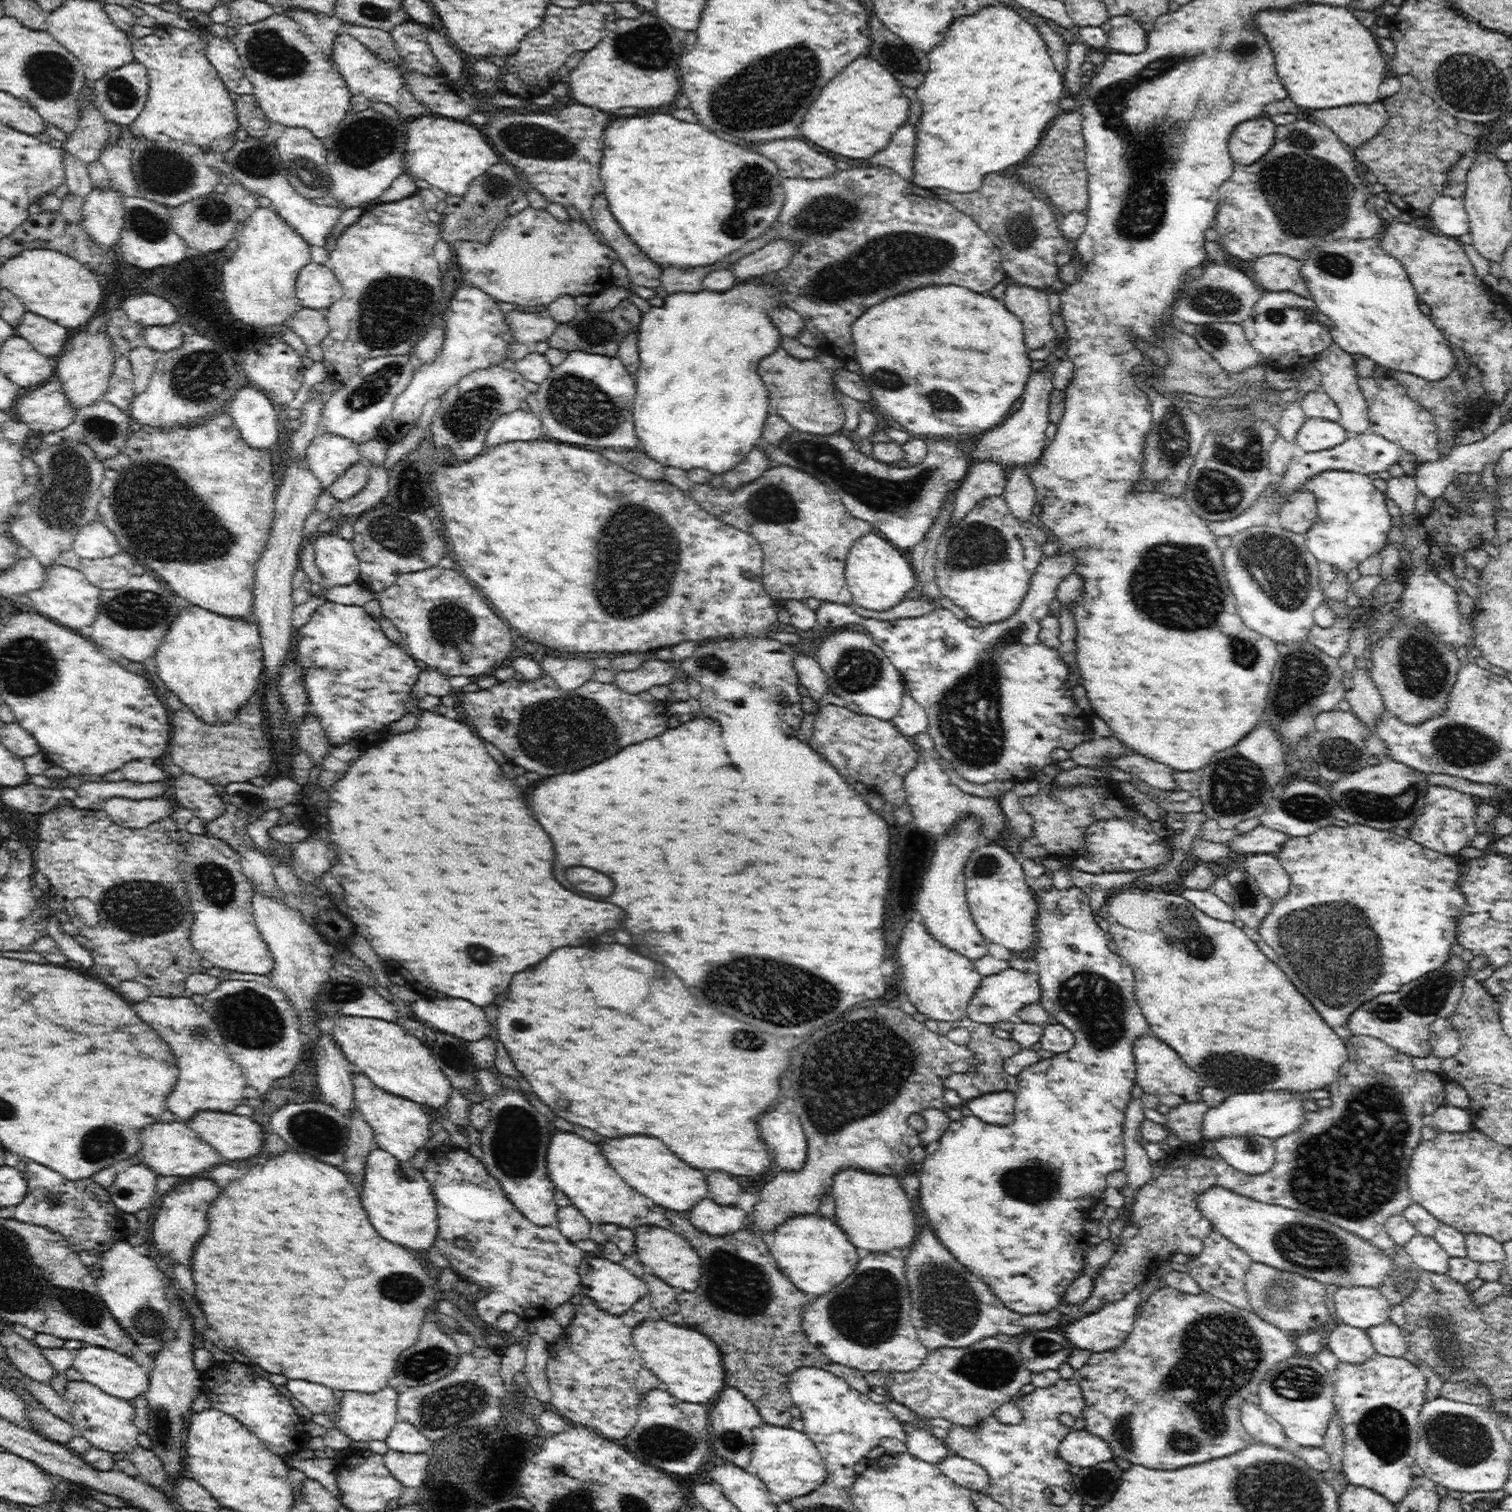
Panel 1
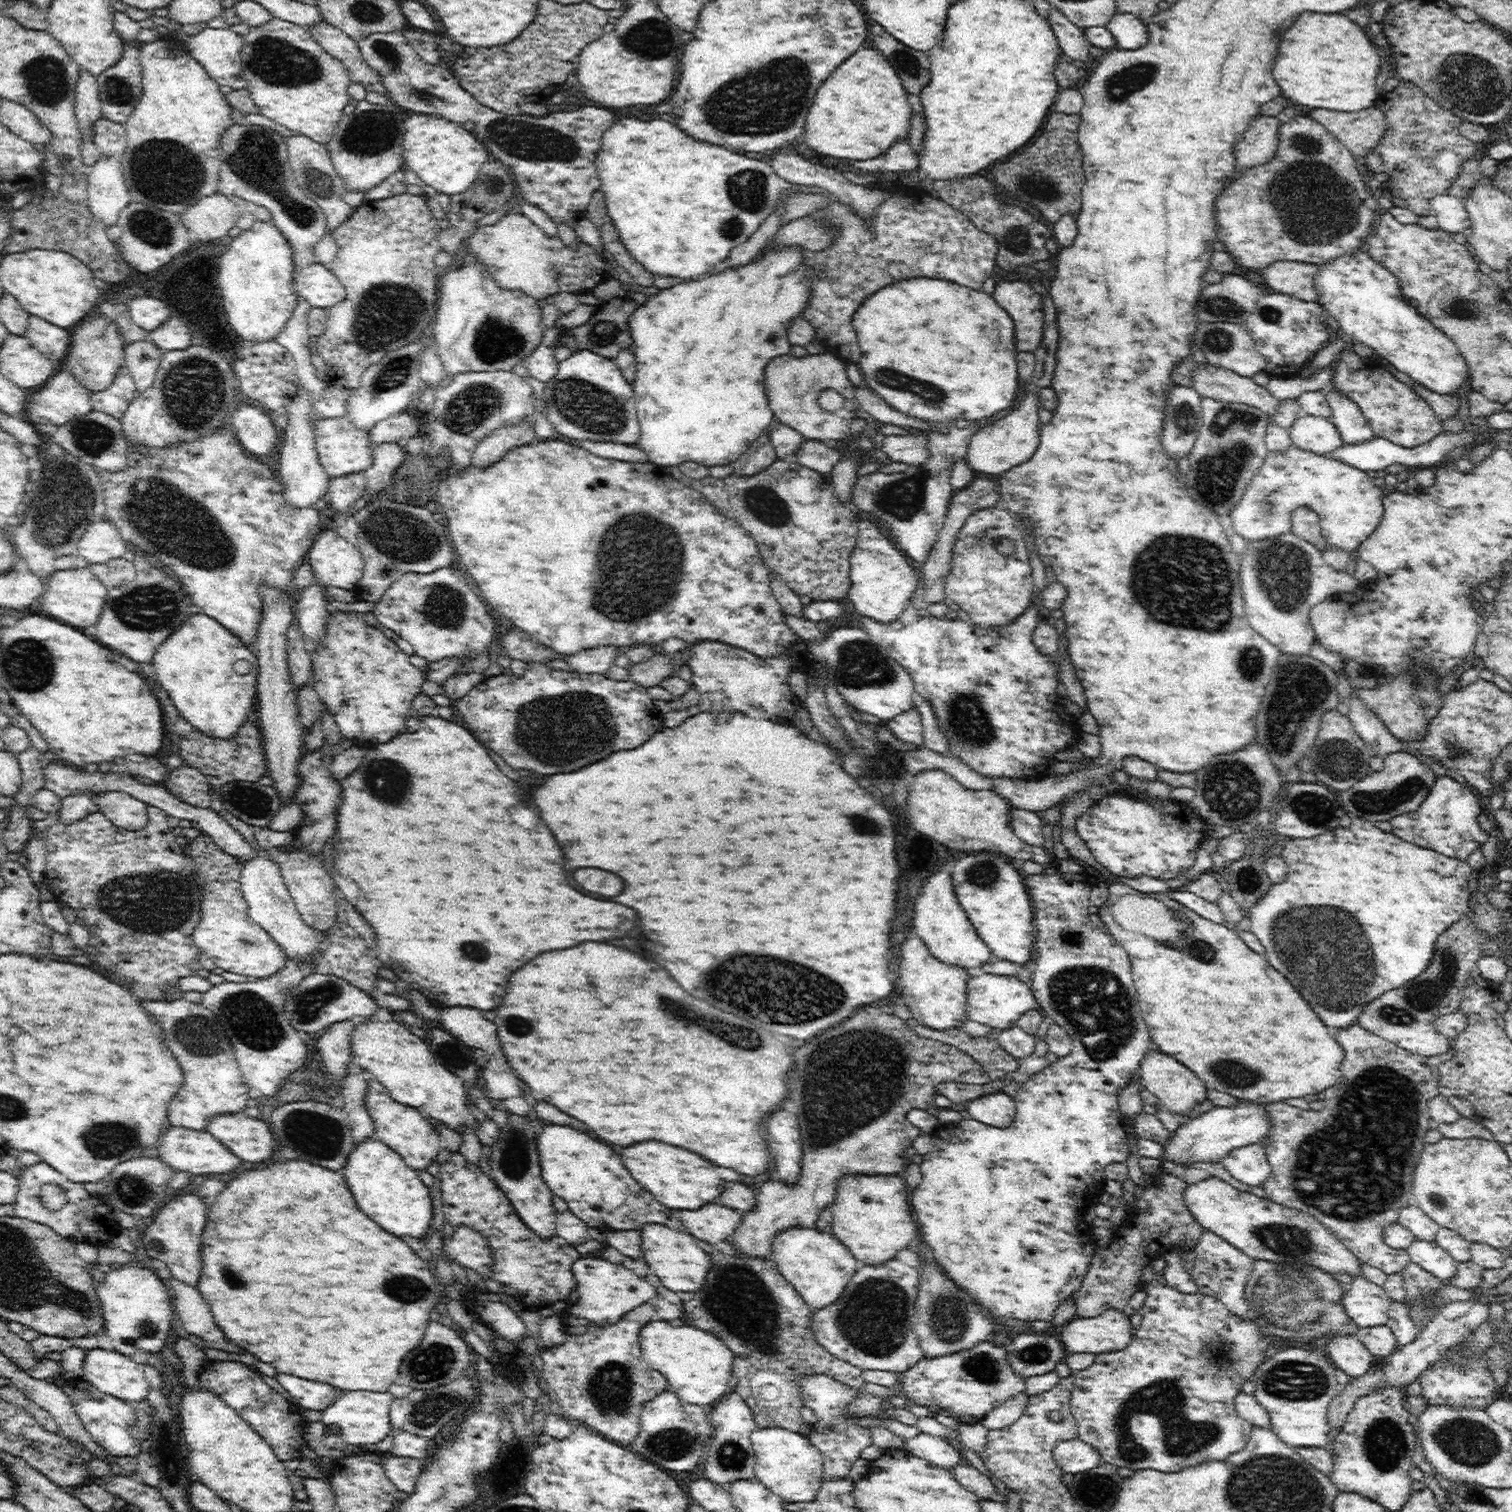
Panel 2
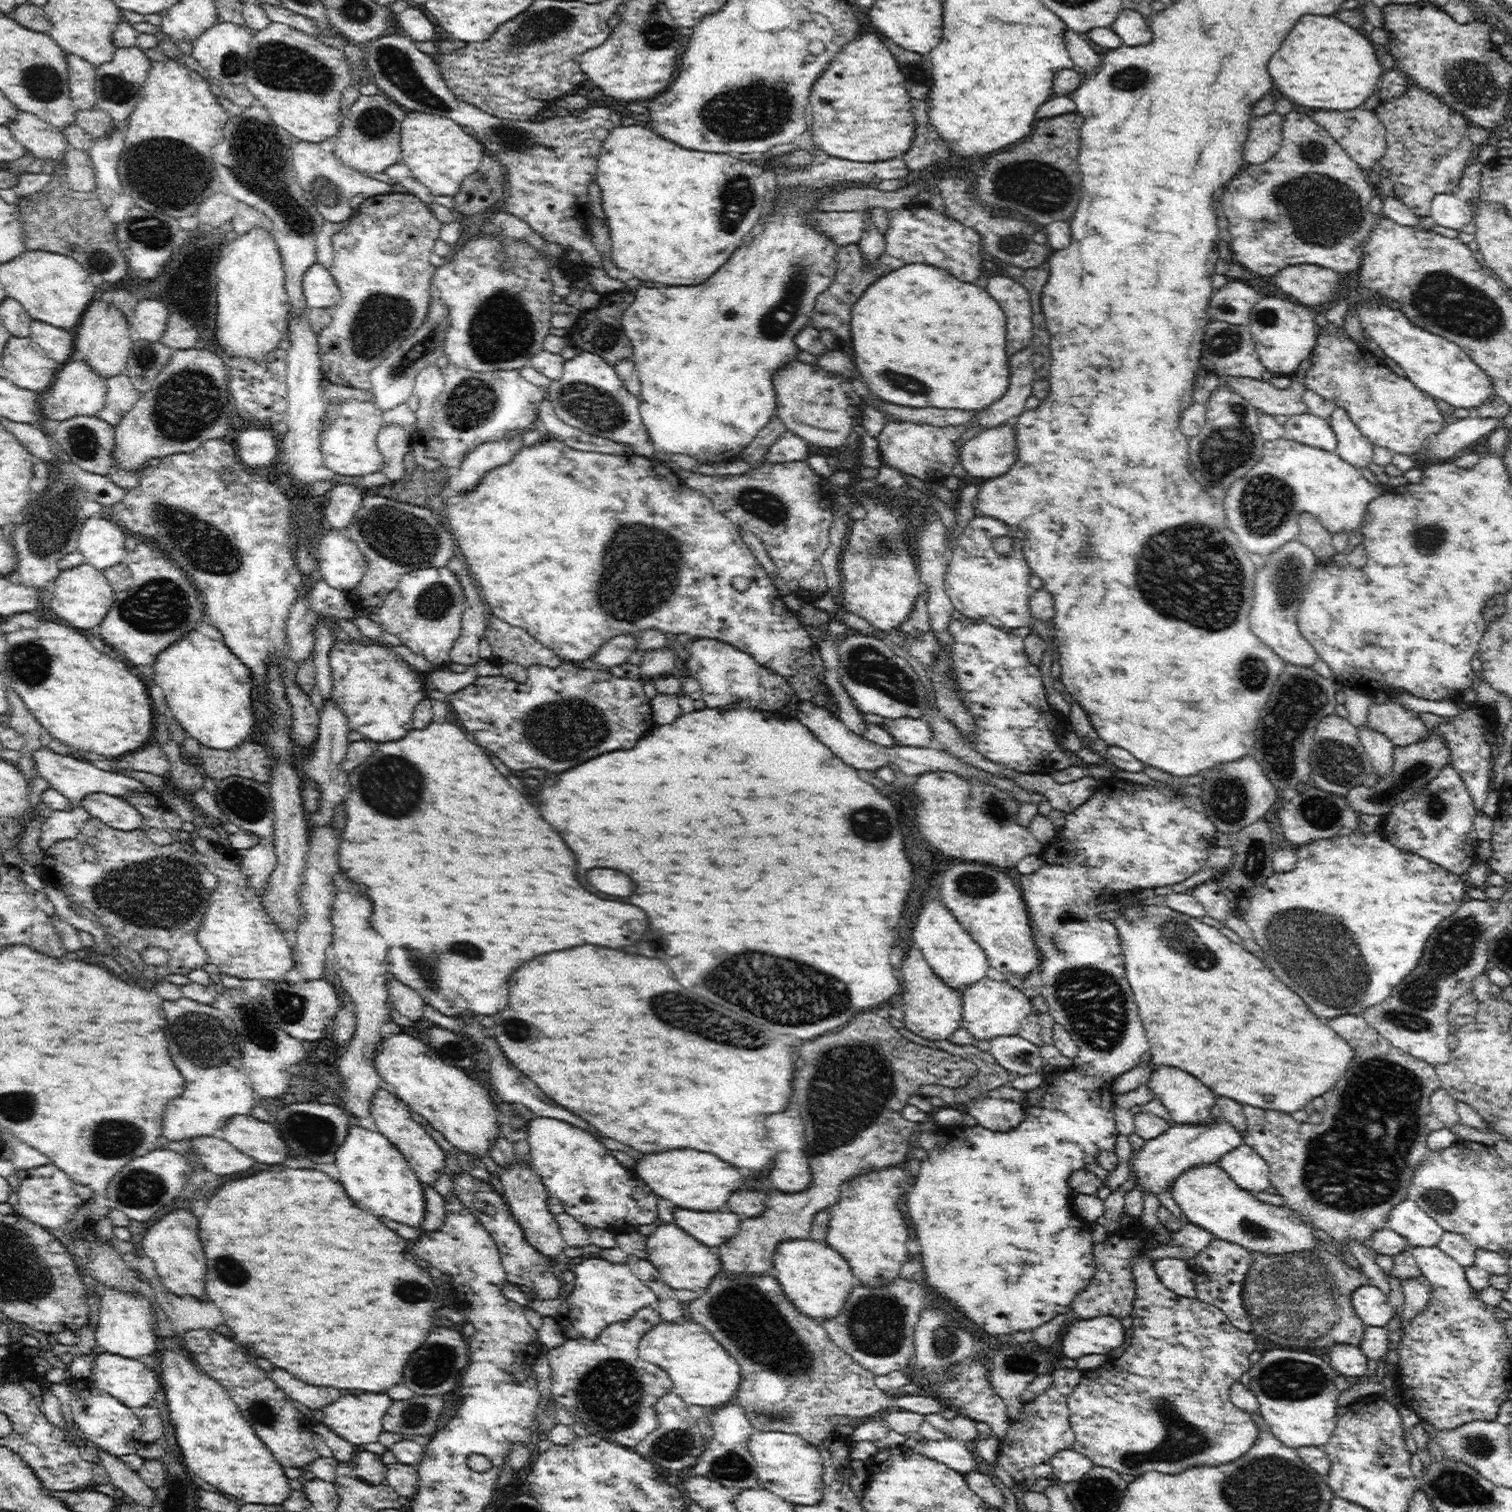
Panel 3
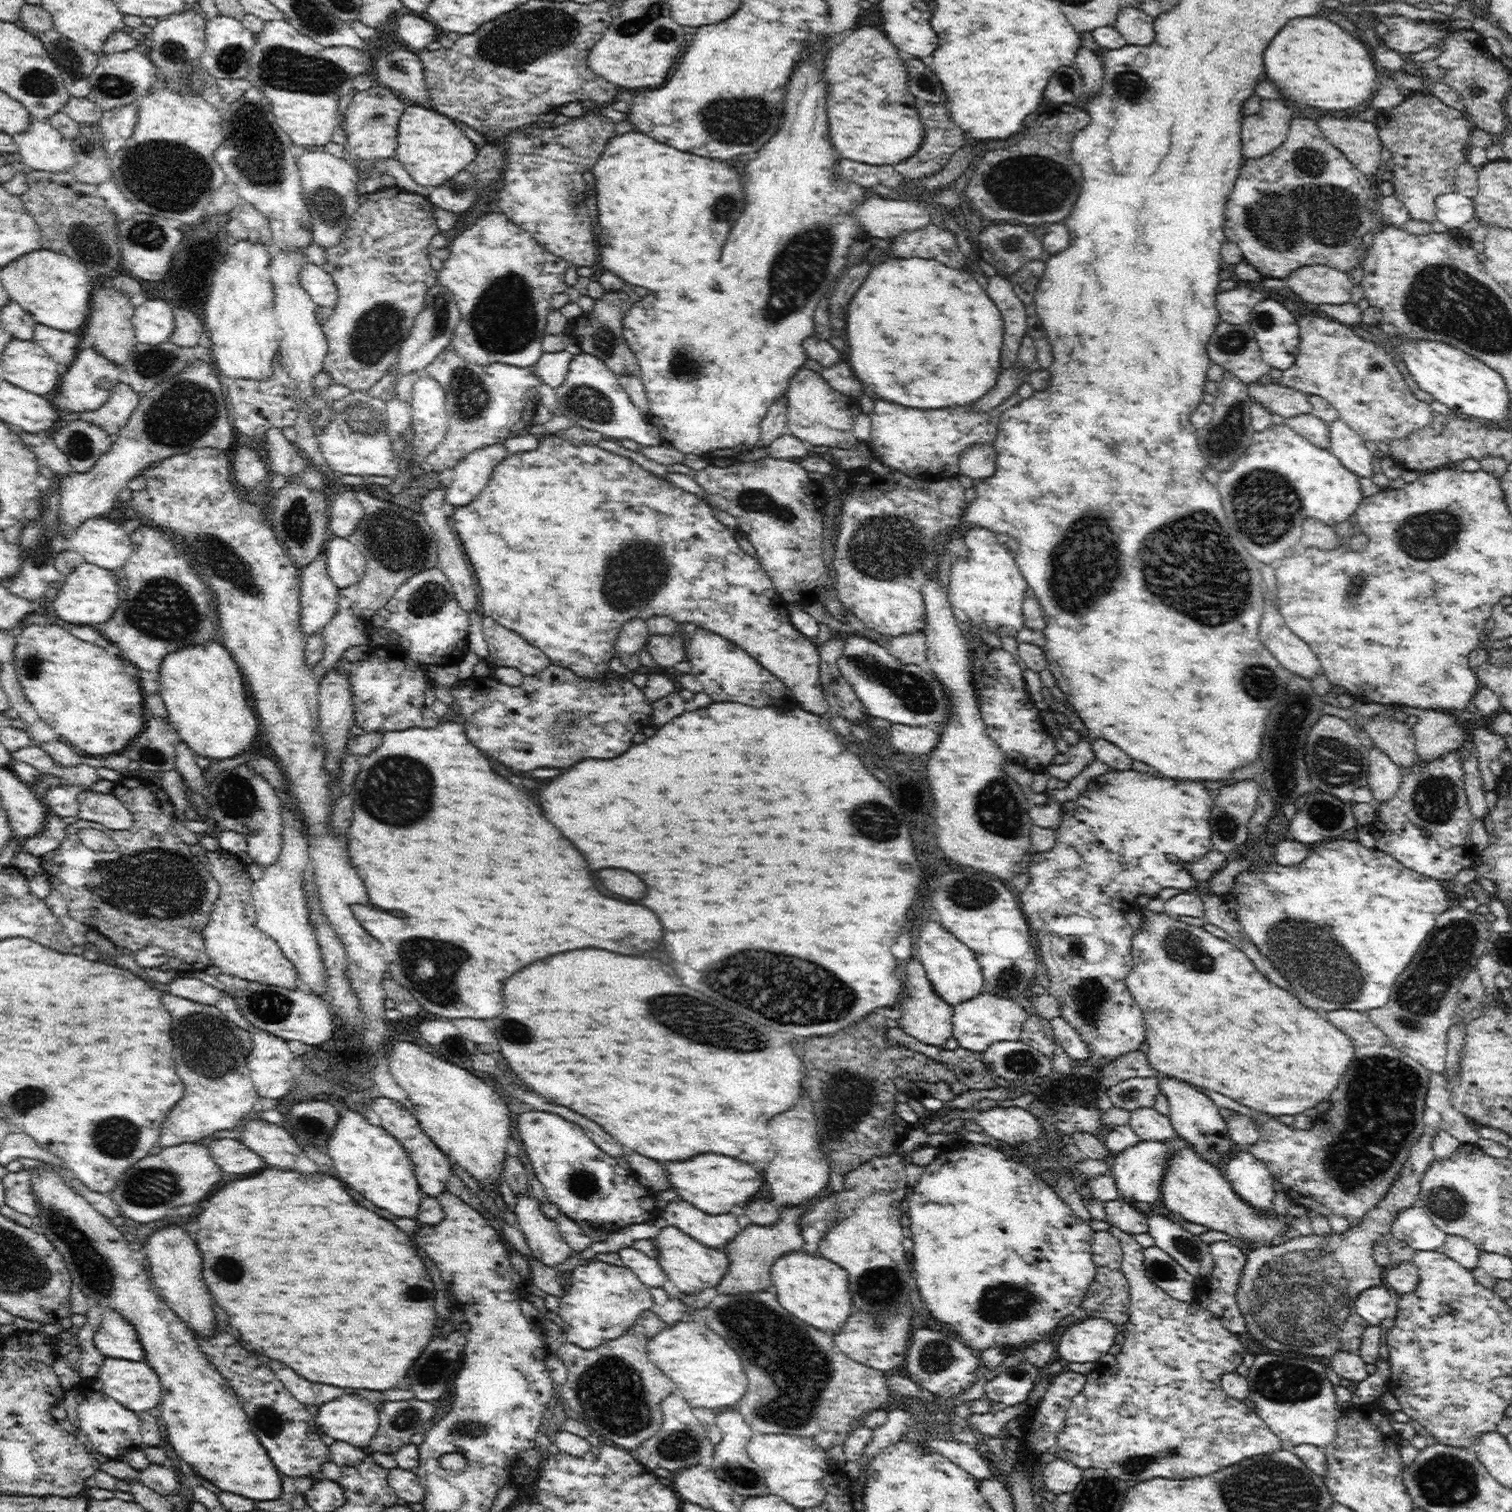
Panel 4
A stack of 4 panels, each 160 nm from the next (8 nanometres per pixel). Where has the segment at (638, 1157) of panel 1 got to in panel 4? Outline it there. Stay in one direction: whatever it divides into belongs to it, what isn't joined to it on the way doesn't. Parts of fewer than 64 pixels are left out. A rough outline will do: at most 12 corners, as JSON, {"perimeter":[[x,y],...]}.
{"perimeter":[[722,1154],[666,1162],[670,1188],[706,1214],[762,1188],[750,1164]]}

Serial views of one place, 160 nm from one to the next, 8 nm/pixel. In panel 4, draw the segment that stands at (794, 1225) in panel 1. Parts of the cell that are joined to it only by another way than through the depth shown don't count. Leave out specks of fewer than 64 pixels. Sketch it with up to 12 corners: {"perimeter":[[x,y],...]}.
{"perimeter":[[786,1253],[771,1280],[784,1309],[830,1335],[852,1313],[846,1269]]}

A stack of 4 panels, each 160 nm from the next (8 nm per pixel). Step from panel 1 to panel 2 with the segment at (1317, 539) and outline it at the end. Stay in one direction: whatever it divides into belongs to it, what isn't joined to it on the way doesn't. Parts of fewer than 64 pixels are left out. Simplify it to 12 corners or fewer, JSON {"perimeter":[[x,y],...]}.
{"perimeter":[[1292,445],[1269,451],[1229,516],[1286,534],[1318,513],[1327,548],[1358,550],[1382,520],[1366,471]]}

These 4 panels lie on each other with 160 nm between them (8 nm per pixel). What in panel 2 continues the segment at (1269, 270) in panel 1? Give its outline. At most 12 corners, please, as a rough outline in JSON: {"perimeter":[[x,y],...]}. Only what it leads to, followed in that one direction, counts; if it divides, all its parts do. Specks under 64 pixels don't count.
{"perimeter":[[1274,262],[1261,273],[1272,290],[1316,301],[1319,268]]}

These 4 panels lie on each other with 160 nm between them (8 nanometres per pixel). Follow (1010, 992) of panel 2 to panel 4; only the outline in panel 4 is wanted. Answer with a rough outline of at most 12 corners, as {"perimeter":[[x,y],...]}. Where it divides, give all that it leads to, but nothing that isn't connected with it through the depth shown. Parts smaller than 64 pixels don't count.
{"perimeter":[[978,993],[953,1006],[958,1046],[981,1053],[1020,1040],[1028,1017],[1012,999]]}

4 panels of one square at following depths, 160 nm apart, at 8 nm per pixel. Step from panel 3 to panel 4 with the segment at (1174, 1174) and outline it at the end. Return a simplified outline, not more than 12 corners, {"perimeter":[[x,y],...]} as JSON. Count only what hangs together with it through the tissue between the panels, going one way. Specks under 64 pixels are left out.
{"perimeter":[[1178,1136],[1140,1141],[1116,1155],[1111,1175],[1131,1204],[1160,1200]]}

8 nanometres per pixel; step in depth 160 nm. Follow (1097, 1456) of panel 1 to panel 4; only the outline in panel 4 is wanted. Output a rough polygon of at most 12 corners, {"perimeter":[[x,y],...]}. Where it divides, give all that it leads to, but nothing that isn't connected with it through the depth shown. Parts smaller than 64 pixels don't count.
{"perimeter":[[1055,1456],[1043,1482],[1055,1495],[1071,1493],[1080,1467]]}

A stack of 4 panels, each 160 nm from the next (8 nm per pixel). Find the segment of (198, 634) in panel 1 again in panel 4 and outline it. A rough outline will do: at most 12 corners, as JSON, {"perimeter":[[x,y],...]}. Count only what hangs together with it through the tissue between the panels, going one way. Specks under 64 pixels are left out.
{"perimeter":[[216,640],[167,654],[159,694],[212,760],[259,737],[244,675]]}

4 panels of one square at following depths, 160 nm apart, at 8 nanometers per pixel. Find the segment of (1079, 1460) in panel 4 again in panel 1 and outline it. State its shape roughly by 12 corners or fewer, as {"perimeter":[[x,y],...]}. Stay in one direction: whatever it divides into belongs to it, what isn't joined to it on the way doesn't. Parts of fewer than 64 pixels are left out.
{"perimeter":[[1204,1291],[1148,1297],[1074,1380],[1084,1430],[1154,1470],[1246,1448],[1294,1335]]}

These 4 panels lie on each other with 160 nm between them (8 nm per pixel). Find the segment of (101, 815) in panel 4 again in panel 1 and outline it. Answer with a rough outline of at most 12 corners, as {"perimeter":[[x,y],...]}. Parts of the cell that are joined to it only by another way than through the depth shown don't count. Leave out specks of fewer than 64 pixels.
{"perimeter":[[114,796],[101,810],[116,824],[142,828],[172,814],[158,797]]}

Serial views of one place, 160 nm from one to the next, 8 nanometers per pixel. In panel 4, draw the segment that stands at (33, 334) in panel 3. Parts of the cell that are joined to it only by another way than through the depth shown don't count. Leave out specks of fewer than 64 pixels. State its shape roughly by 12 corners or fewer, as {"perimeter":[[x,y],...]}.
{"perimeter":[[42,324],[34,342],[61,367],[80,351],[78,336]]}

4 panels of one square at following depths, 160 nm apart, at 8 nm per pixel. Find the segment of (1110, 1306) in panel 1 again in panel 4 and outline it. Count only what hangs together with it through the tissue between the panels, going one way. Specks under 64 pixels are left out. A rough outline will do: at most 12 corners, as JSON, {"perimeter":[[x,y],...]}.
{"perimeter":[[1113,1322],[1069,1324],[1057,1358],[1096,1362],[1115,1350]]}

